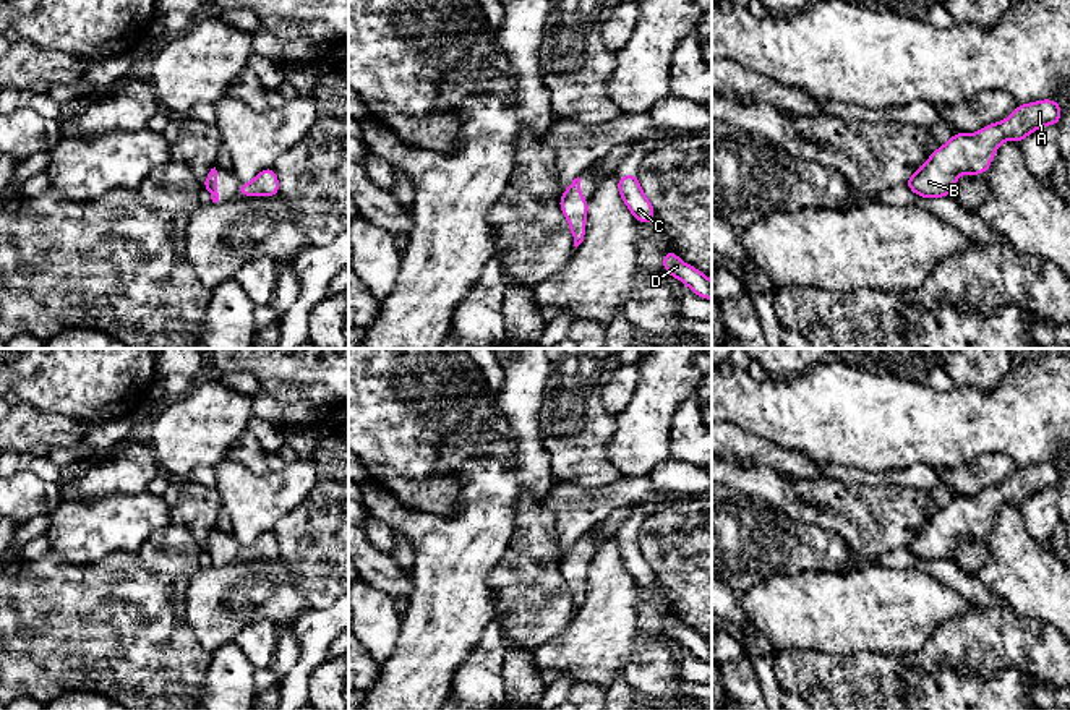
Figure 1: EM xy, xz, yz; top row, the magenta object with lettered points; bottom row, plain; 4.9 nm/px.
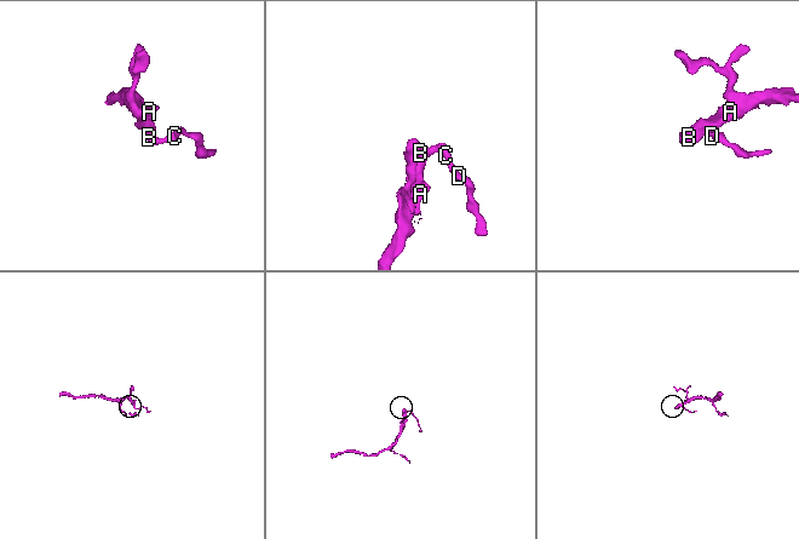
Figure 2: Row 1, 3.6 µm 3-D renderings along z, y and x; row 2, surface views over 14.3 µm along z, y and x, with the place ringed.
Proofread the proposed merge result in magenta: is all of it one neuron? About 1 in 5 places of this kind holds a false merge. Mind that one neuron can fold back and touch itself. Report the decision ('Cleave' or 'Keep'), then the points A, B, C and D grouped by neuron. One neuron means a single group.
Keep. Groups: A B C D

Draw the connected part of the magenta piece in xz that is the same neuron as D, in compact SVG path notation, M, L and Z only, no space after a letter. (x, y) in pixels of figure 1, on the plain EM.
M674 614L663 616L663 632L686 647L696 658L712 663L712 644L694 629L683 626Z

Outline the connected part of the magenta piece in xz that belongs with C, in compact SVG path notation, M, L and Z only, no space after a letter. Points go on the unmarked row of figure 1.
M637 538L618 540L618 553L636 584L650 588L655 572L640 551Z

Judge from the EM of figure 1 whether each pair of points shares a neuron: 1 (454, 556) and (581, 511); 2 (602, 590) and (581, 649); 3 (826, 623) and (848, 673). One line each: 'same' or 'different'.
1: different
2: same
3: different

